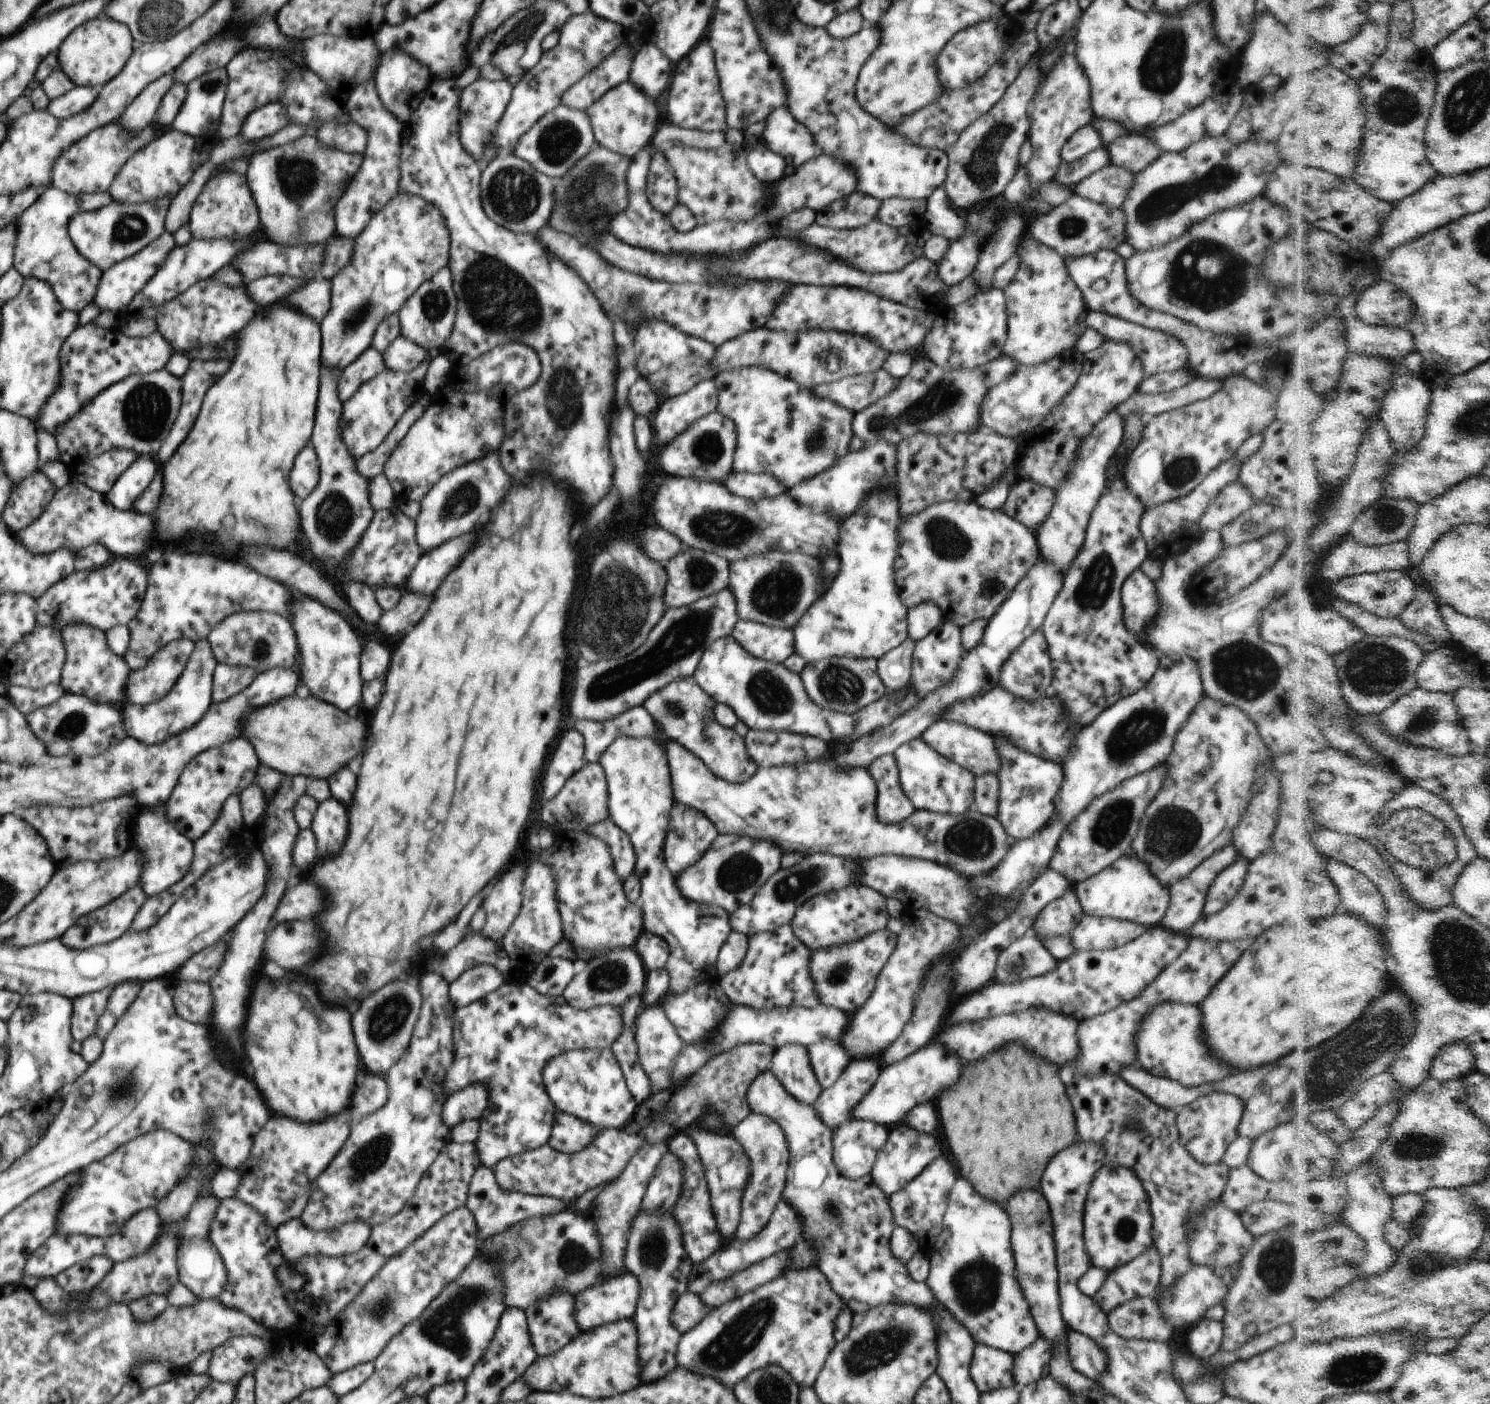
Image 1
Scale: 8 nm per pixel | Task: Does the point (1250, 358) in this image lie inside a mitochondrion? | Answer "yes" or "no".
no

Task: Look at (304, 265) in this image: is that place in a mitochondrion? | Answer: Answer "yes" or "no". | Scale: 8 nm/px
no

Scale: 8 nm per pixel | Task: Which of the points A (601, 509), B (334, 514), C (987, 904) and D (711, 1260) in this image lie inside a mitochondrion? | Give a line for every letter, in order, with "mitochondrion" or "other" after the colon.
A: other
B: mitochondrion
C: other
D: other

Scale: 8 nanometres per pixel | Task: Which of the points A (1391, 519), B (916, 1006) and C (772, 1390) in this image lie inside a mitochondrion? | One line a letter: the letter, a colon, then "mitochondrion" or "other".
A: mitochondrion
B: other
C: mitochondrion

